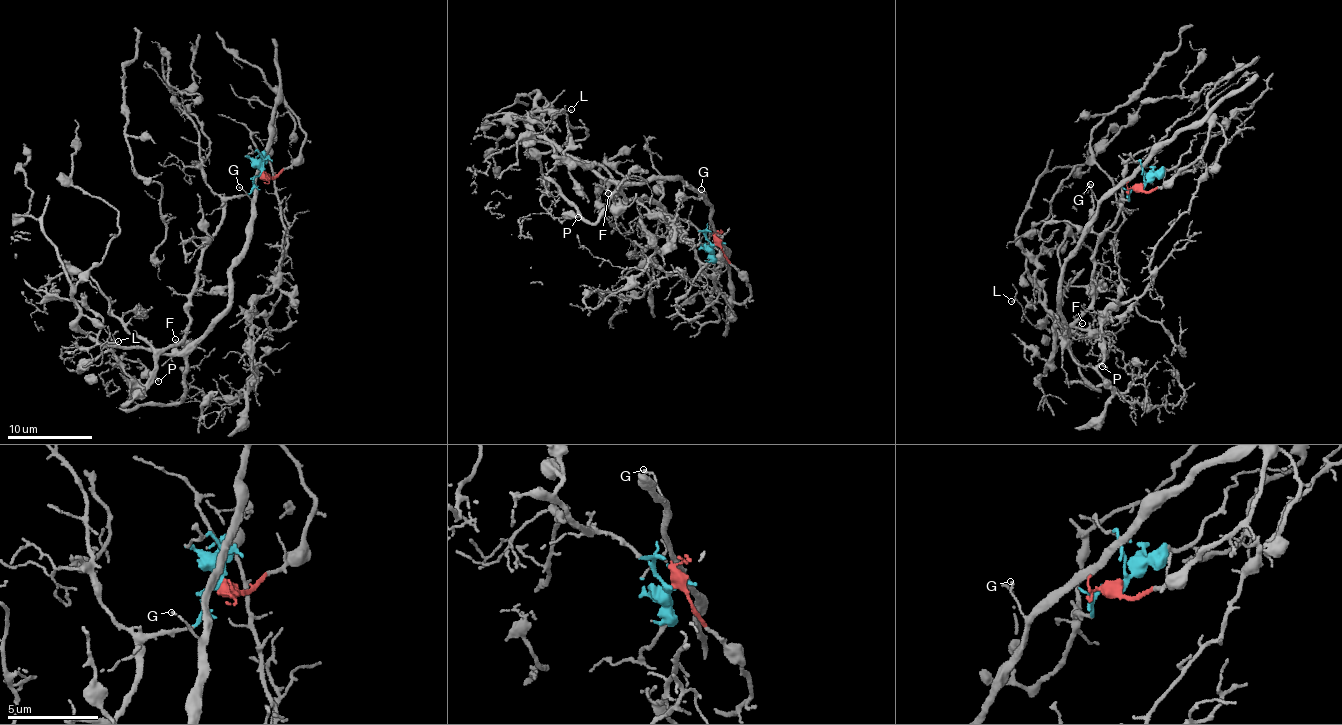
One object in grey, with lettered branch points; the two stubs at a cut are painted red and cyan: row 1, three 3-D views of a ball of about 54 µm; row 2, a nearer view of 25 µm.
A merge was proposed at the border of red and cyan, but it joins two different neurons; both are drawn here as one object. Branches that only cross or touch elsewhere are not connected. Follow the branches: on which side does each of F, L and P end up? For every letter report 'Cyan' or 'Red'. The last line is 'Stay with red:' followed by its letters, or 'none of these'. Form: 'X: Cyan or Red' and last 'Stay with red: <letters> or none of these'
F: Red
L: Cyan
P: Cyan
Stay with red: F

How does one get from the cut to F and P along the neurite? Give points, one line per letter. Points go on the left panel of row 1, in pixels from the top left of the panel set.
F: (262, 175), (286, 169), (304, 144), (282, 97), (229, 309), (181, 351), (175, 340)
P: (262, 175), (225, 202), (198, 263), (187, 335), (145, 383), (113, 357), (141, 361), (158, 382)

